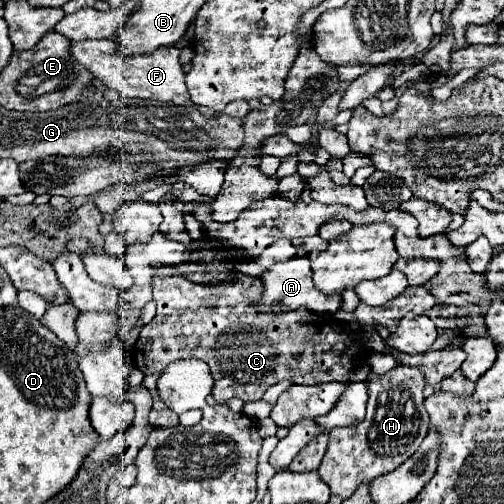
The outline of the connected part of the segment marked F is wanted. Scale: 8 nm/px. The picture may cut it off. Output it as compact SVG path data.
M82 40L82 42L72 42L70 52L82 66L86 66L98 80L102 80L108 88L116 90L120 96L142 98L142 100L158 98L170 104L190 104L188 88L184 84L184 70L180 68L176 46L158 48L150 56L126 58L118 54L118 44L112 40Z

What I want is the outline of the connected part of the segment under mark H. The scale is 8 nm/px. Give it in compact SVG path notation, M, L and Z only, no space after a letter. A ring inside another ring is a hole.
M398 366L388 374L368 374L368 408L364 422L330 430L328 448L318 468L320 478L330 486L334 496L346 500L360 484L396 470L410 458L428 434L428 412L424 410L424 376L410 366Z

